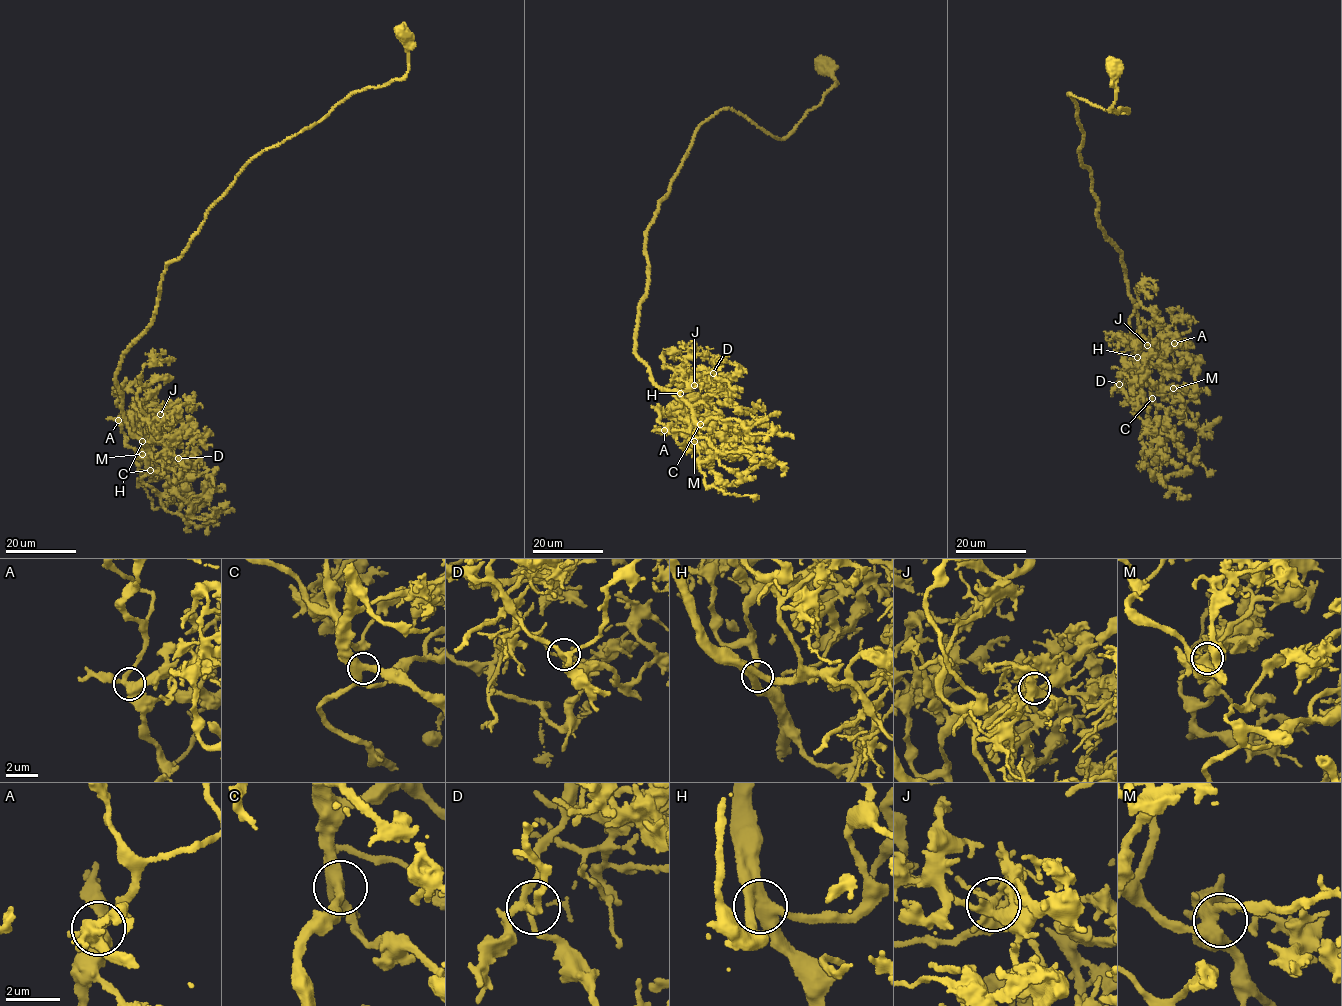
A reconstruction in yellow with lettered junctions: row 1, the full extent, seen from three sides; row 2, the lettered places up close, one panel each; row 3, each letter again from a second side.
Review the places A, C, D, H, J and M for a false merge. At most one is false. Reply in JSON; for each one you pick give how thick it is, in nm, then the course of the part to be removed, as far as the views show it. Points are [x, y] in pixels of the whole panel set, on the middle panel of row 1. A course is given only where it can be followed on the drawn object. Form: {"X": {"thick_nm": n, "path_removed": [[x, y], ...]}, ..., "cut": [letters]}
{"J": {"thick_nm": 260, "path_removed": [[694, 385], [690, 386], [683, 358], [696, 353], [712, 355], [722, 360], [729, 356]]}, "cut": ["J"]}

